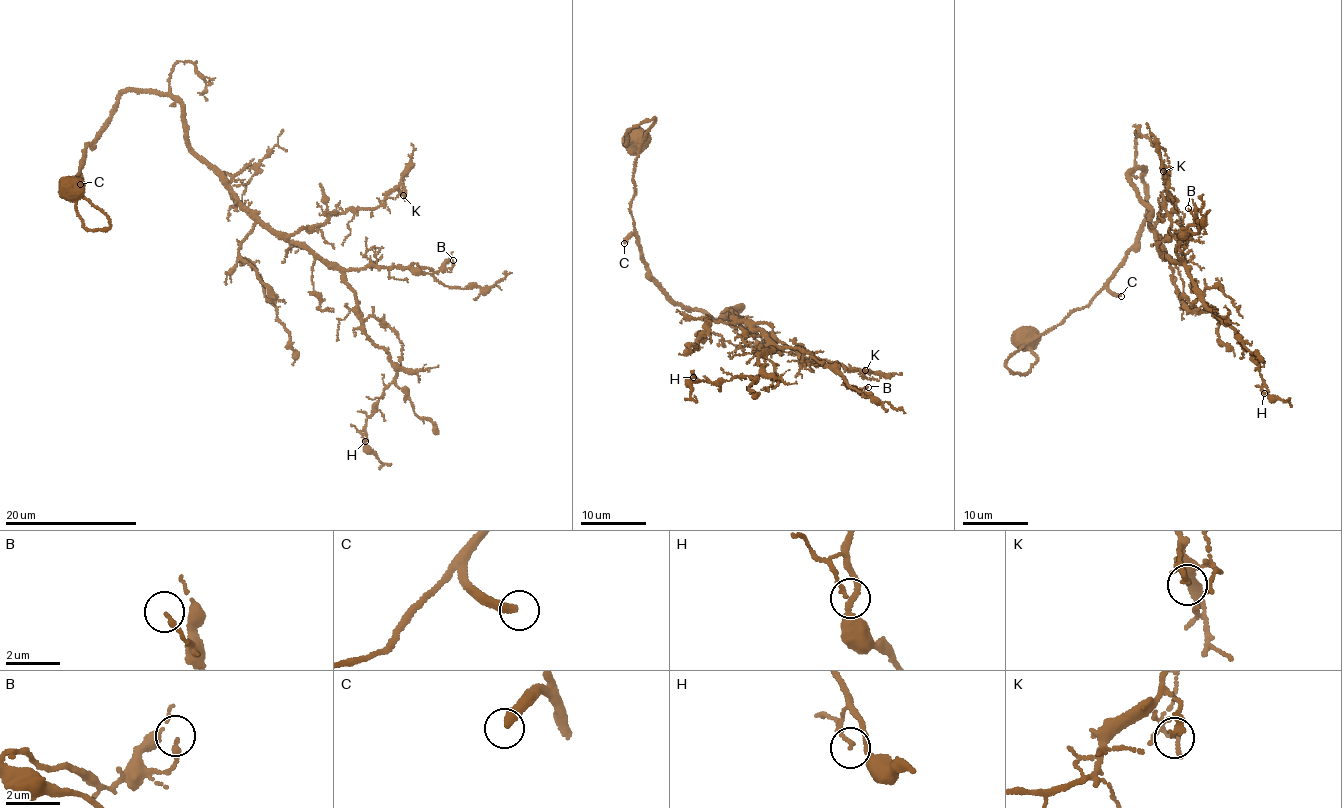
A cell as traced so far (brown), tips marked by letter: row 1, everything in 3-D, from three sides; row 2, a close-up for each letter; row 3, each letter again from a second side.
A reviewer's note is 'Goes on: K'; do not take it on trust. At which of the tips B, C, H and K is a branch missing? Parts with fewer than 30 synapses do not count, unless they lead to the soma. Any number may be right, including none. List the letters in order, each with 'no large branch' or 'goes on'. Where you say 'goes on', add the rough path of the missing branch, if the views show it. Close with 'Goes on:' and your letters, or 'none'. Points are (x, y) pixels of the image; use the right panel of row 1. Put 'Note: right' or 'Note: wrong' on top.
Note: wrong
B: no large branch
C: goes on
H: no large branch
K: no large branch
Goes on: C

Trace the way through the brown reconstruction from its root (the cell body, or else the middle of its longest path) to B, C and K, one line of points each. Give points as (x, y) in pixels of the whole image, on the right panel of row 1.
B: (1024, 344), (1088, 304), (1132, 246), (1138, 166), (1130, 185), (1176, 261), (1188, 208)
C: (1024, 344), (1031, 345), (1031, 340), (1087, 305), (1104, 288), (1121, 296)
K: (1024, 344), (1088, 304), (1132, 246), (1146, 208), (1138, 166), (1130, 185), (1163, 255), (1176, 206), (1163, 171)

